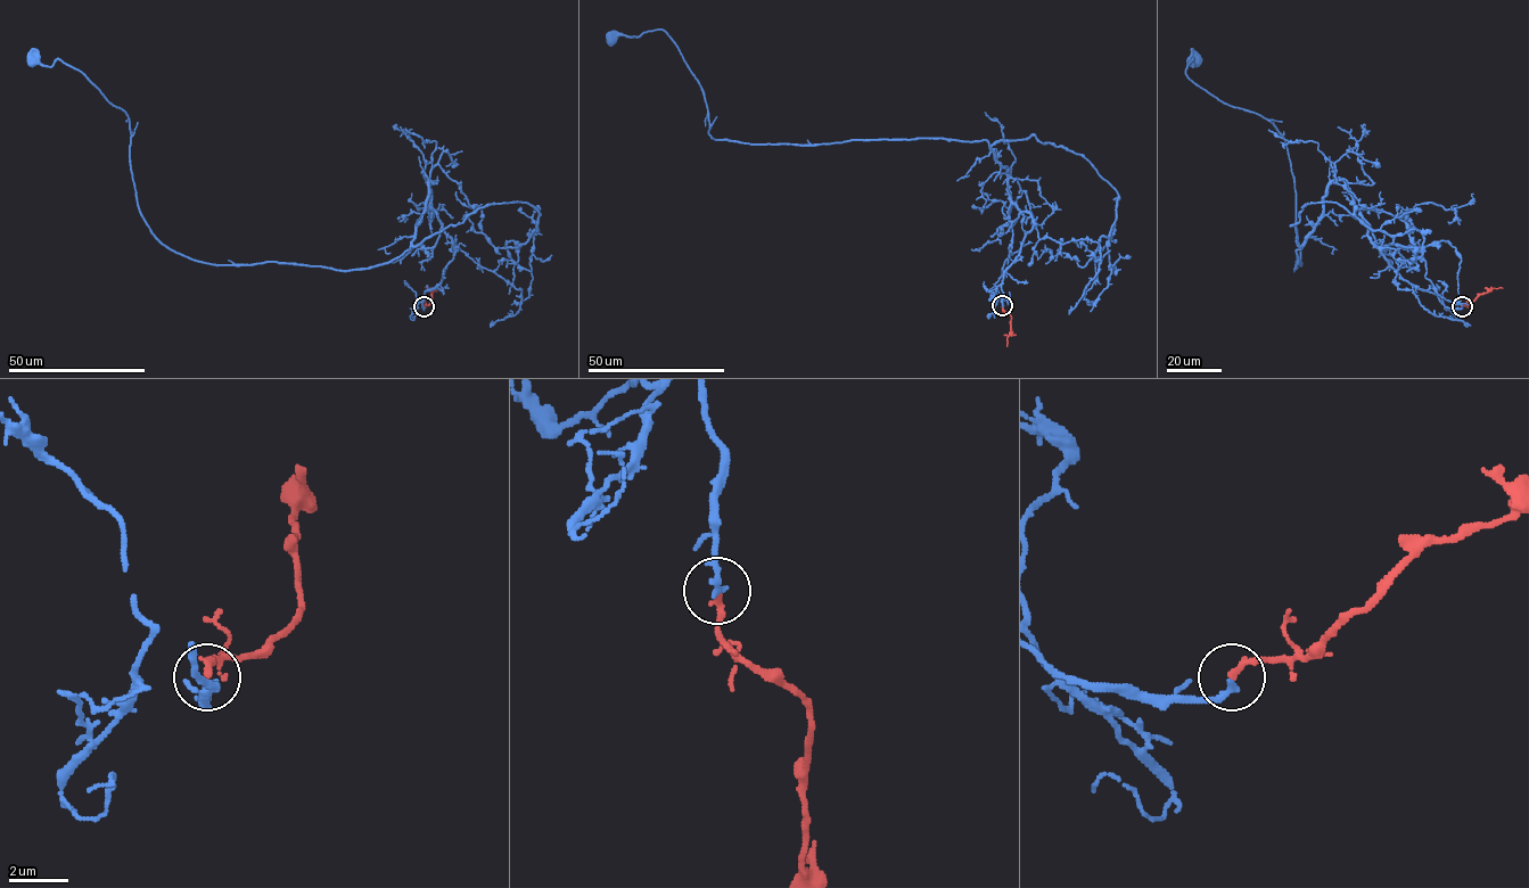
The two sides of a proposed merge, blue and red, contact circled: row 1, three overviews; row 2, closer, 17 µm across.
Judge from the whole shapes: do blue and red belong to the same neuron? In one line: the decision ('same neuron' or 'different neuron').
same neuron

